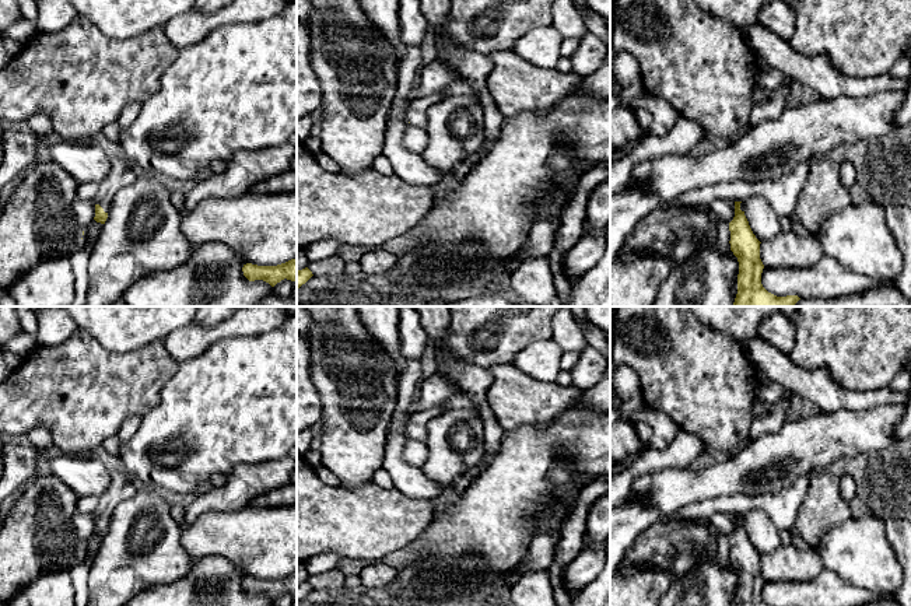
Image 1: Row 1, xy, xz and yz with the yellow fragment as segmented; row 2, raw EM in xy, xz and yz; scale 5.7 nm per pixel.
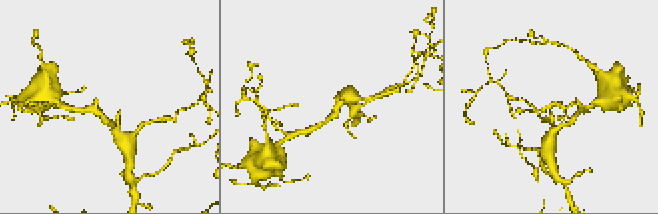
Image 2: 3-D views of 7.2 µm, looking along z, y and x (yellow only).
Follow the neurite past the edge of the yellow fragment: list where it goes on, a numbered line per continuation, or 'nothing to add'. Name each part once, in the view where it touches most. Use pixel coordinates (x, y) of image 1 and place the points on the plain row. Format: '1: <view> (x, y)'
1: xy (122, 487)

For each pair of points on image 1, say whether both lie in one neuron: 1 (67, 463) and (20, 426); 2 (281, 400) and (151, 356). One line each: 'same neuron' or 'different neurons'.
1: different neurons
2: different neurons

